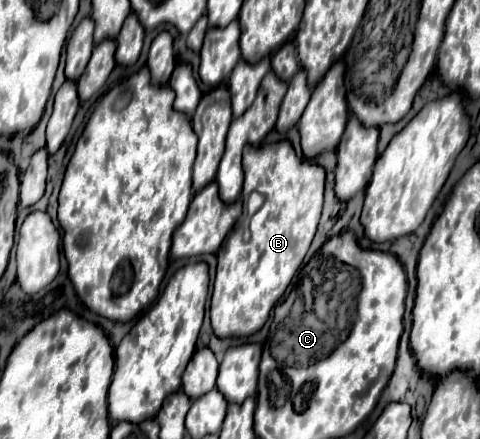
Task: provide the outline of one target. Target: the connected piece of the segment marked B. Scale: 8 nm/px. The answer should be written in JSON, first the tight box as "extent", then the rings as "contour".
{"extent":[209,139,325,337],"contour":[[[287,139],[259,147],[245,145],[243,171],[243,197],[247,191],[259,191],[265,195],[265,203],[251,219],[251,241],[243,243],[239,229],[233,229],[217,251],[217,275],[209,307],[211,327],[217,337],[245,337],[263,327],[297,273],[317,231],[323,207],[325,169],[301,161]]]}

